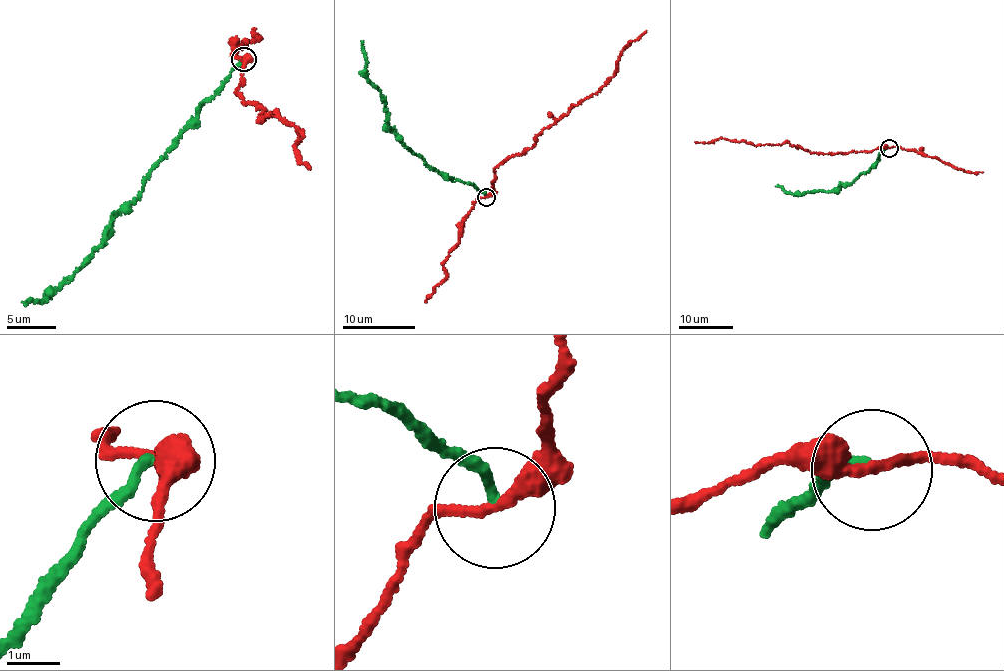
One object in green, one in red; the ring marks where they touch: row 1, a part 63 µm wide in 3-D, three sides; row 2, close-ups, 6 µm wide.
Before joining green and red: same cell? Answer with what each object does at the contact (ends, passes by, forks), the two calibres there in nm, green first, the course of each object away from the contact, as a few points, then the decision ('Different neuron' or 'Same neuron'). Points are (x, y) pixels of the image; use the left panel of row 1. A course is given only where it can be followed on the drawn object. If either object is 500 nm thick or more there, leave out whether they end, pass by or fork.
At the ring green ends. At the ring red passes by. Thickness 180 nm (green) against 260 nm. Course of green: (244, 59), (228, 80), (199, 105), (199, 112), (113, 219), (103, 239), (84, 264), (42, 303), (25, 306). Course of red: (244, 59), (239, 96), (263, 109), (262, 118), (276, 113), (302, 132), (293, 146), (309, 168). Different neuron

